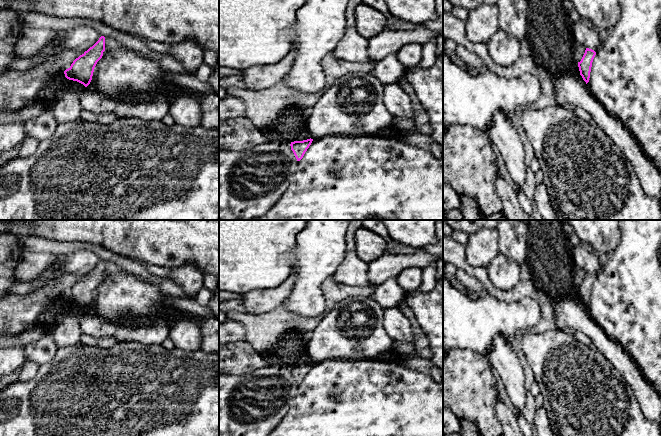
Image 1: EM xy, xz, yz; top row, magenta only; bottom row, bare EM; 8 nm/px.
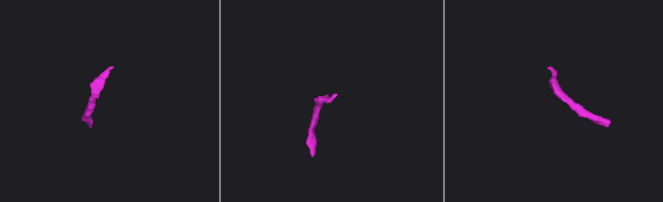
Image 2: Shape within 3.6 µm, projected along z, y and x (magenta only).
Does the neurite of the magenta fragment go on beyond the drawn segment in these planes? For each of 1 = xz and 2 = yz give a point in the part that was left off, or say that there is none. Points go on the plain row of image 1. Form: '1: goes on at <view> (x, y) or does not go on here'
1: does not go on here
2: does not go on here

